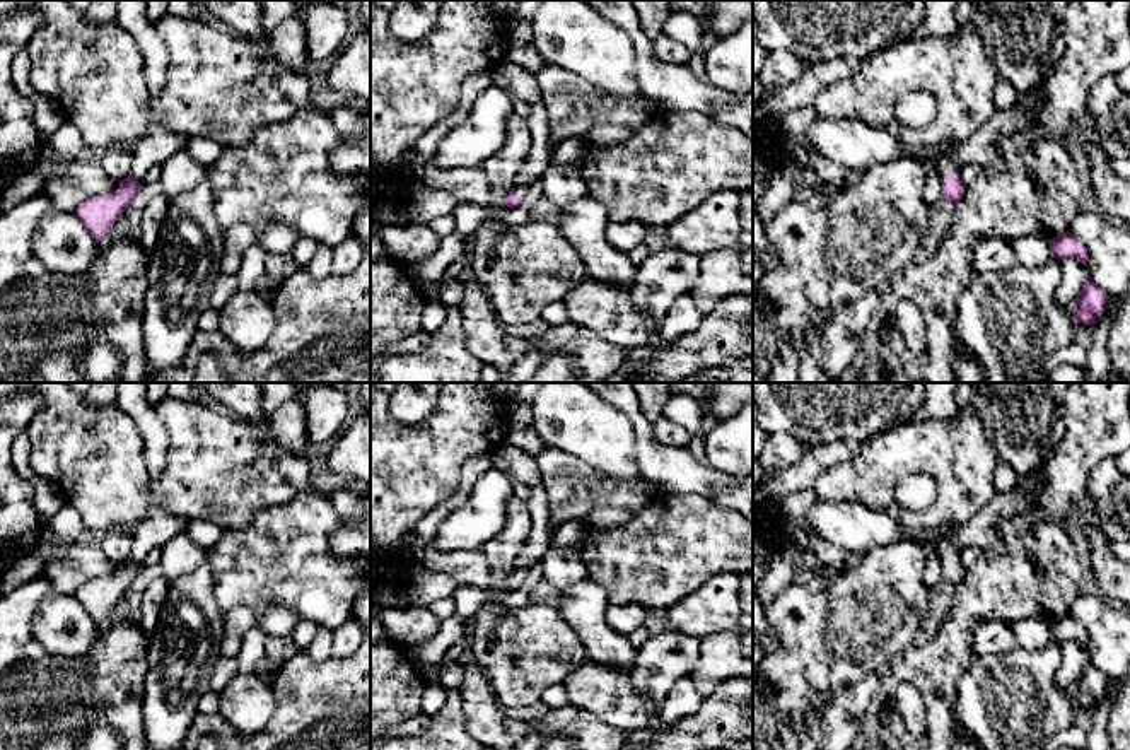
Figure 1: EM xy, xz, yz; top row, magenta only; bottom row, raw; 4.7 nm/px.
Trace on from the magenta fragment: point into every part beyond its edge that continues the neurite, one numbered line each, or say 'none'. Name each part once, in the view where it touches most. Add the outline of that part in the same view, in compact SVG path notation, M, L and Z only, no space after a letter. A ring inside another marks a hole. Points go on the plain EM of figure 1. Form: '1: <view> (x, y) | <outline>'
1: yz (943, 549) | M942 528L934 535L934 538L937 540L935 552L941 560L947 555L959 555L959 550L946 540L951 535L951 530L952 528Z

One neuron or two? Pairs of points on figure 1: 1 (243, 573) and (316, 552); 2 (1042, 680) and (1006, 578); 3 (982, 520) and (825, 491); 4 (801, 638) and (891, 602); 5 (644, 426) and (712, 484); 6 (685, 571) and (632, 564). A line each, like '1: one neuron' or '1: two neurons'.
1: one neuron
2: two neurons
3: two neurons
4: one neuron
5: one neuron
6: one neuron

